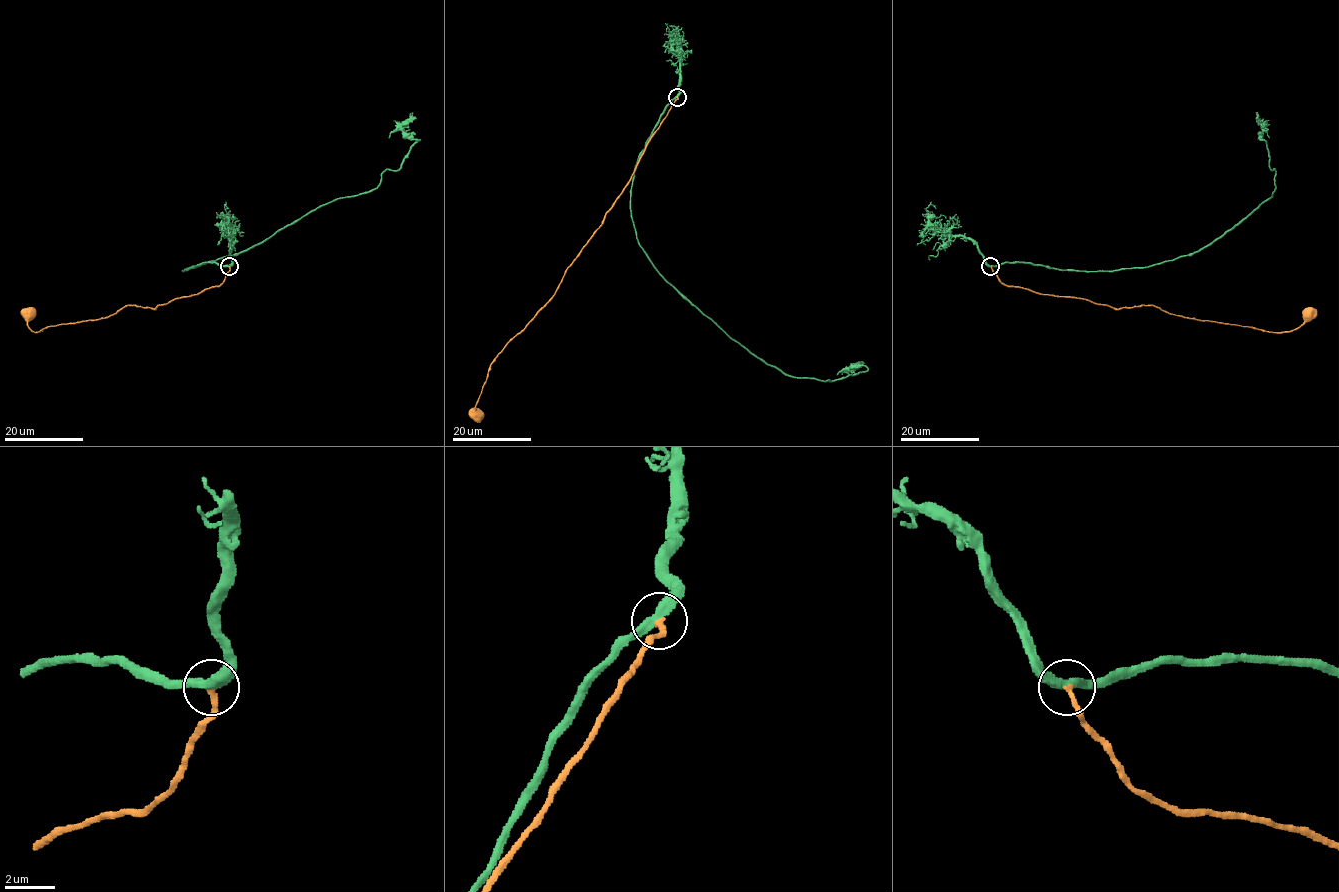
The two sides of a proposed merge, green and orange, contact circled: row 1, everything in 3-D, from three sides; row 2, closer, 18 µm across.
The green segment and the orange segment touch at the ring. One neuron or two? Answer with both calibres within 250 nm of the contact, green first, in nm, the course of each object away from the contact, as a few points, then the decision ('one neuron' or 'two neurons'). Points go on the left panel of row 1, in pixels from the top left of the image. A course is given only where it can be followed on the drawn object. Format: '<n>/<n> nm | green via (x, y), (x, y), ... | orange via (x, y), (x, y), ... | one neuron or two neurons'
380/220 nm | green via (229, 267), (202, 263), (182, 270), (247, 251), (319, 205), (372, 191), (419, 140), (403, 131), (412, 112) | orange via (229, 267), (220, 285), (155, 308), (126, 305), (104, 318), (34, 332), (28, 321), (31, 308) | one neuron

